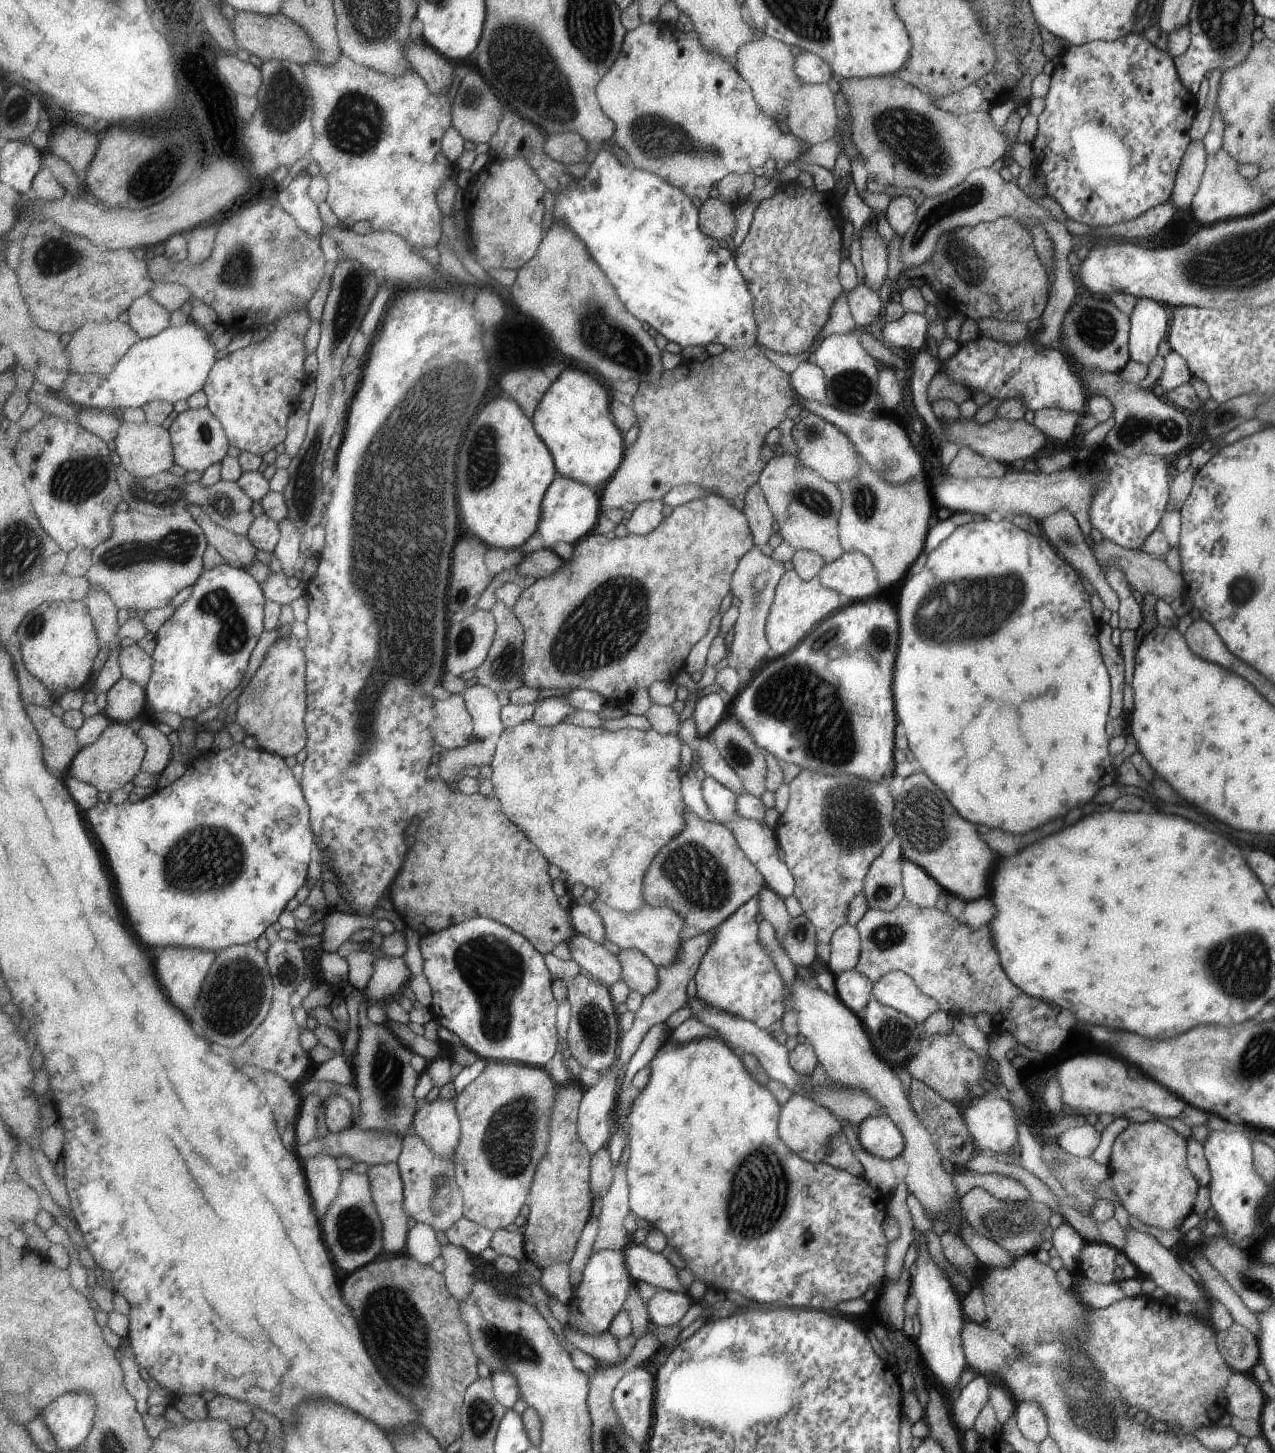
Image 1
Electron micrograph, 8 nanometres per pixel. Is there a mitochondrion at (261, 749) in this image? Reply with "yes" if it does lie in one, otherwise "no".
no

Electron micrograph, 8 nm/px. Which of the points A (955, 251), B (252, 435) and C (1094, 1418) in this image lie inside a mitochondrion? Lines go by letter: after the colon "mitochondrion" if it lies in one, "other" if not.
A: mitochondrion
B: other
C: mitochondrion

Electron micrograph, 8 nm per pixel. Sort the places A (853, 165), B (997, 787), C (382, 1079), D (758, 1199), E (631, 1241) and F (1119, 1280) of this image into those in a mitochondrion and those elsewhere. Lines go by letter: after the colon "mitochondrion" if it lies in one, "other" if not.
A: other
B: other
C: mitochondrion
D: mitochondrion
E: other
F: other

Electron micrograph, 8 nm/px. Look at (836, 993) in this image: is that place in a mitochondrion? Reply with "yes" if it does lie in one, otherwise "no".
no

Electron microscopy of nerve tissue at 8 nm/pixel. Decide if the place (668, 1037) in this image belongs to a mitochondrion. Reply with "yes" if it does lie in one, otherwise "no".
no

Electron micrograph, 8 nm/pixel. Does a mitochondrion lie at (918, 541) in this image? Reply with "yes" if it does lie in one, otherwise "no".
no

